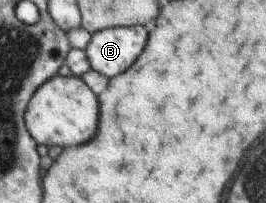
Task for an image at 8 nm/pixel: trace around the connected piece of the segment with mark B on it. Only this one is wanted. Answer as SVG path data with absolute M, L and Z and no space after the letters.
M141 25L94 32L85 50L90 68L108 79L127 70L143 52L147 30Z

